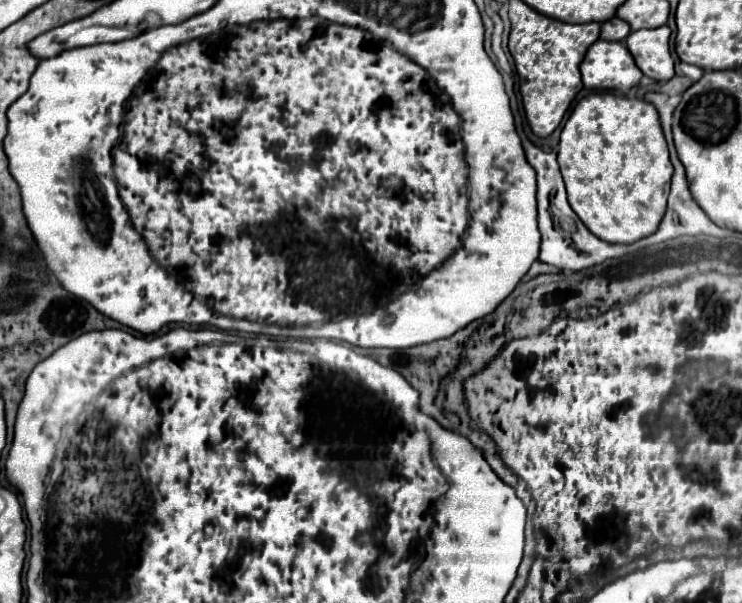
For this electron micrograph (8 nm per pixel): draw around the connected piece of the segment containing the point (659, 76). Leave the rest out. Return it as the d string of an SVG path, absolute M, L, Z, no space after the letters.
M663 25L657 29L631 31L625 39L637 67L655 81L667 81L675 75L673 57L669 53L669 35L669 27Z

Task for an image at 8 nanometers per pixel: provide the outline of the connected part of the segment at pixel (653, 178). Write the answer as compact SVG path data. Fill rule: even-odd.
M591 93L571 111L559 143L567 199L585 227L607 243L635 243L657 231L669 197L673 165L657 109L645 99Z

